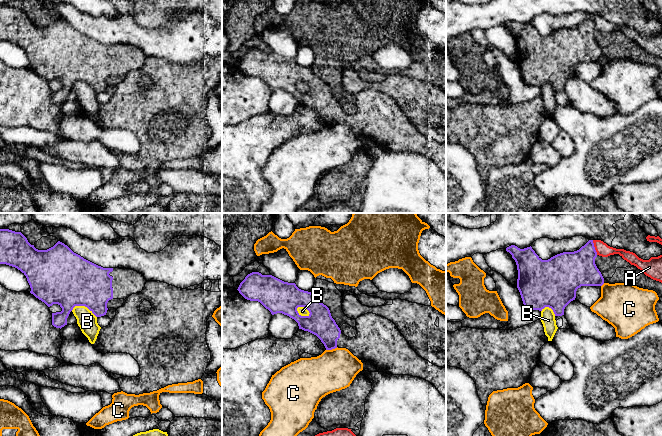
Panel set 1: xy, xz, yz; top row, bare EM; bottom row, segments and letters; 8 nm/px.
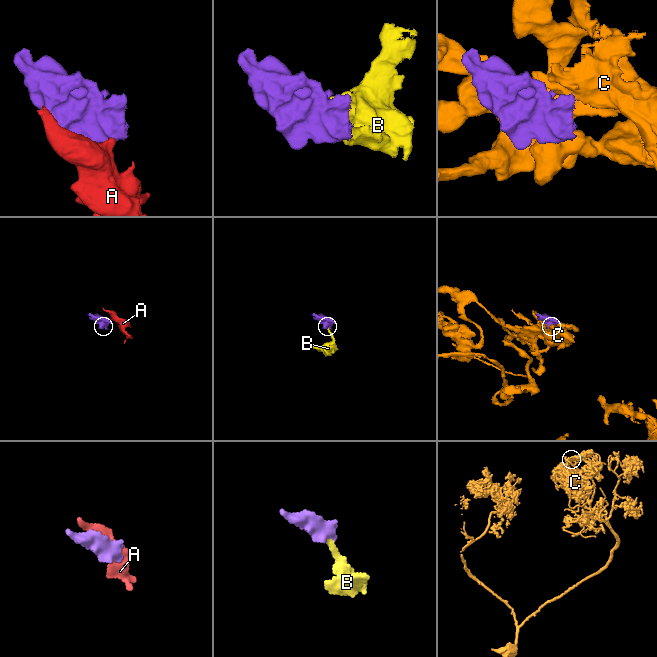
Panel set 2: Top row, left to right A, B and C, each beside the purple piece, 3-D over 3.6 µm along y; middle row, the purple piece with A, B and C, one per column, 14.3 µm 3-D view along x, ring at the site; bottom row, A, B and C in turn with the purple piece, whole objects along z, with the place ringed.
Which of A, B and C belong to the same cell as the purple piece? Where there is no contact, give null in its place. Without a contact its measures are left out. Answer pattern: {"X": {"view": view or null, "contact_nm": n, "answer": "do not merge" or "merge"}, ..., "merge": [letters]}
{"A": {"view": "yz", "contact_nm": 130, "answer": "do not merge"}, "B": {"view": "xz", "contact_nm": 130, "answer": "do not merge"}, "C": {"view": "xz", "contact_nm": 100, "answer": "do not merge"}, "merge": []}

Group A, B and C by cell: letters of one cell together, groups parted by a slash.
A / B / C

